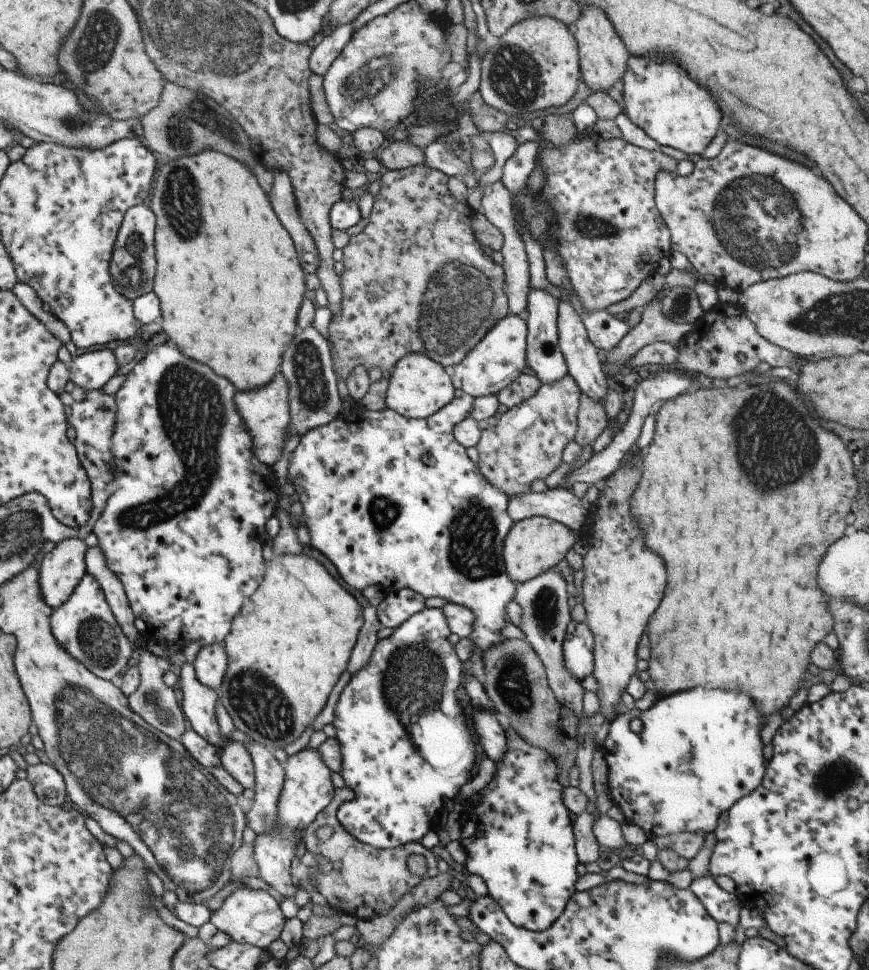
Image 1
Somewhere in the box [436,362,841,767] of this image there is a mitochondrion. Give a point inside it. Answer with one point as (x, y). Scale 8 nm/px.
(776, 446)

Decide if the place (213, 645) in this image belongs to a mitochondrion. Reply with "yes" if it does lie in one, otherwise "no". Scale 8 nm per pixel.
no

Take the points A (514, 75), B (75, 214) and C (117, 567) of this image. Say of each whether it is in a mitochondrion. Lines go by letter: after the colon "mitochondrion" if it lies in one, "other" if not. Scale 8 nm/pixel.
A: mitochondrion
B: other
C: other

